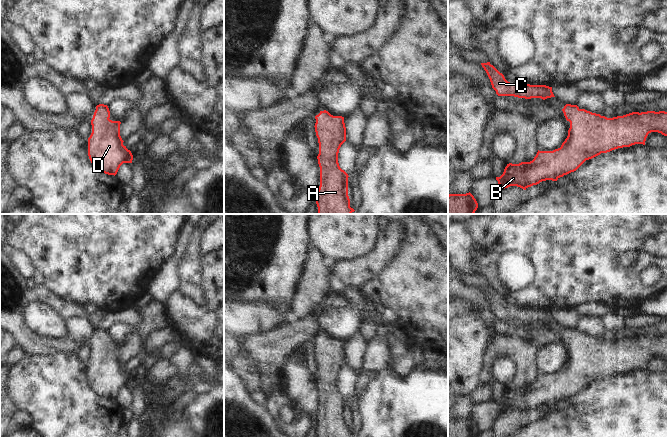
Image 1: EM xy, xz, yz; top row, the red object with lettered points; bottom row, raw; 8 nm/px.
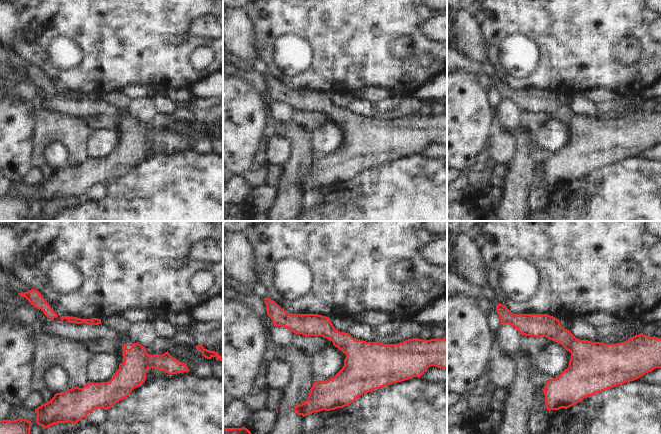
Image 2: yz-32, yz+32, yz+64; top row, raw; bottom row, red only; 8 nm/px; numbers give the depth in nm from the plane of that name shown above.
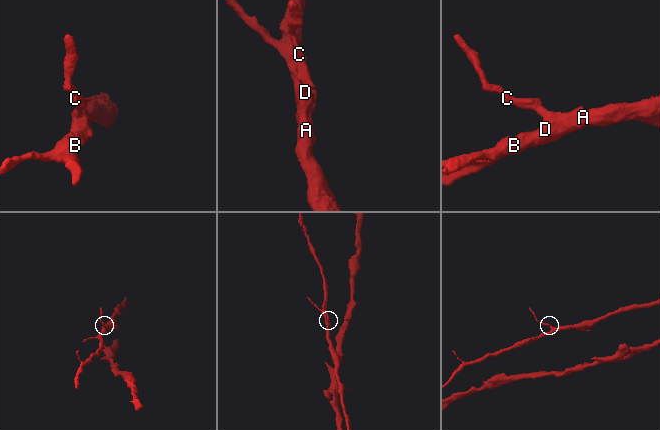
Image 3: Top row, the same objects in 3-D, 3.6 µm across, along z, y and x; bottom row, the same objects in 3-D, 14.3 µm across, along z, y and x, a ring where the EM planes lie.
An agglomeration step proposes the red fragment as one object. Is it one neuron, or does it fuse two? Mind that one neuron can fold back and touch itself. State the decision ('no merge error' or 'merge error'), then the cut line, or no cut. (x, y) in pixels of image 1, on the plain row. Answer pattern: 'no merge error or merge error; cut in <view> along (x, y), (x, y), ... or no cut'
no merge error; no cut

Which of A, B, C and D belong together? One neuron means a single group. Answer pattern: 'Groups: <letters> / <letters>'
Groups: A B C D

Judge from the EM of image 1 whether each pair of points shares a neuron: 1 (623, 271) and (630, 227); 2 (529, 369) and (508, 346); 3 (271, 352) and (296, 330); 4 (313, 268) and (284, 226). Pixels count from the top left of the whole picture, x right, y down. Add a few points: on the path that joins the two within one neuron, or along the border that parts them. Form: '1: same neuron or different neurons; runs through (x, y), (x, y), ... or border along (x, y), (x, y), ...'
1: same neuron; runs through (615, 260), (615, 242), (619, 238)
2: same neuron; runs through (525, 363), (514, 352)
3: same neuron; runs through (277, 346), (290, 336)
4: different neurons; border along (307, 255), (308, 257)

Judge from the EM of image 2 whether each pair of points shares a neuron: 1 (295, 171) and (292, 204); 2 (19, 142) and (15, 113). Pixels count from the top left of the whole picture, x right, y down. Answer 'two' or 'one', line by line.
1: one
2: one

